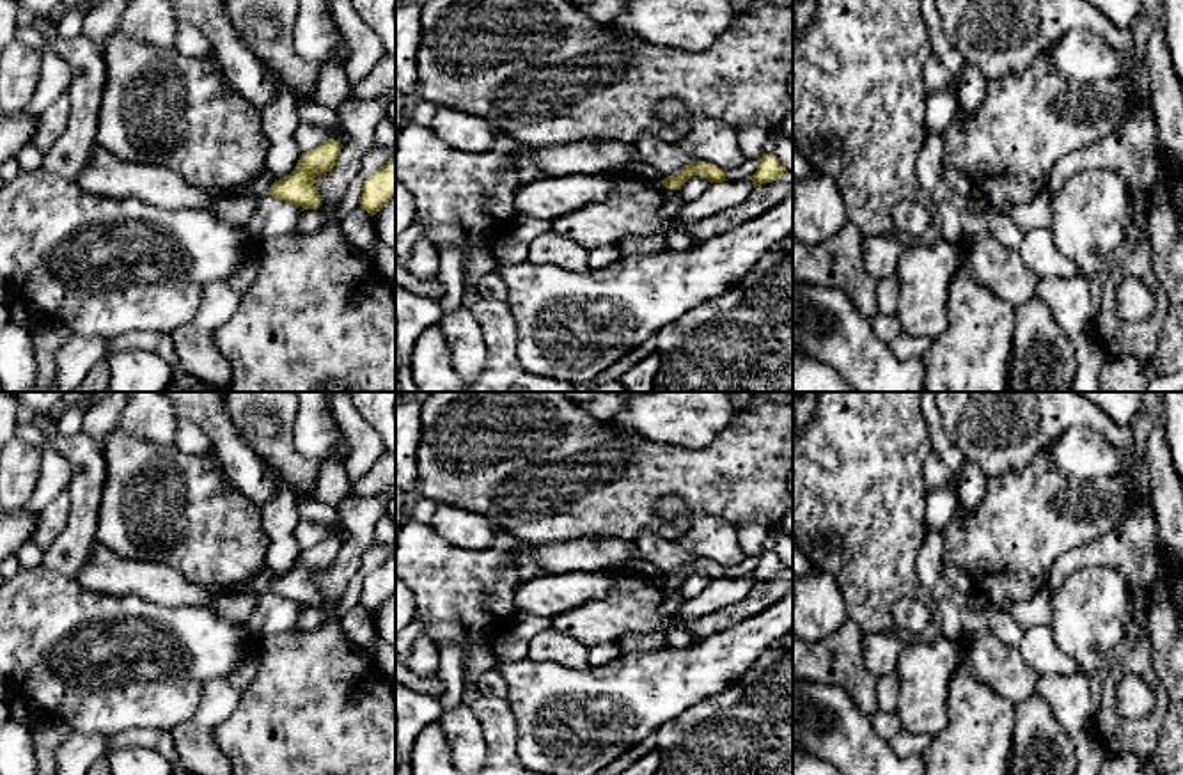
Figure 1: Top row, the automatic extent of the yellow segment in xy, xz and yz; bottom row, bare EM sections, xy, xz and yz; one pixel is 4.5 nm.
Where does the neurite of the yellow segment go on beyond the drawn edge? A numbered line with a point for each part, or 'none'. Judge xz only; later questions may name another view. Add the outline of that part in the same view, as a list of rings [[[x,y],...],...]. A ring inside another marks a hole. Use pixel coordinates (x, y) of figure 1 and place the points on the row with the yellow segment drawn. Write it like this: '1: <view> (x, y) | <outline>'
none

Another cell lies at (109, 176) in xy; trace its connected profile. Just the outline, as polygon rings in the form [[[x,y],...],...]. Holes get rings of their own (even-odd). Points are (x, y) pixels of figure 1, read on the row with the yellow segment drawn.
[[[98,144],[78,184],[103,197],[133,197],[165,209],[184,209],[209,207],[225,197],[262,197],[278,179],[280,176],[264,168],[239,190],[202,190],[186,184],[168,168],[122,161]]]

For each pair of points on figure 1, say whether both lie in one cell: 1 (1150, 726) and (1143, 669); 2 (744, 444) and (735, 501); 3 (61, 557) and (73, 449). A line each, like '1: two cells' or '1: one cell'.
1: one cell
2: one cell
3: one cell

